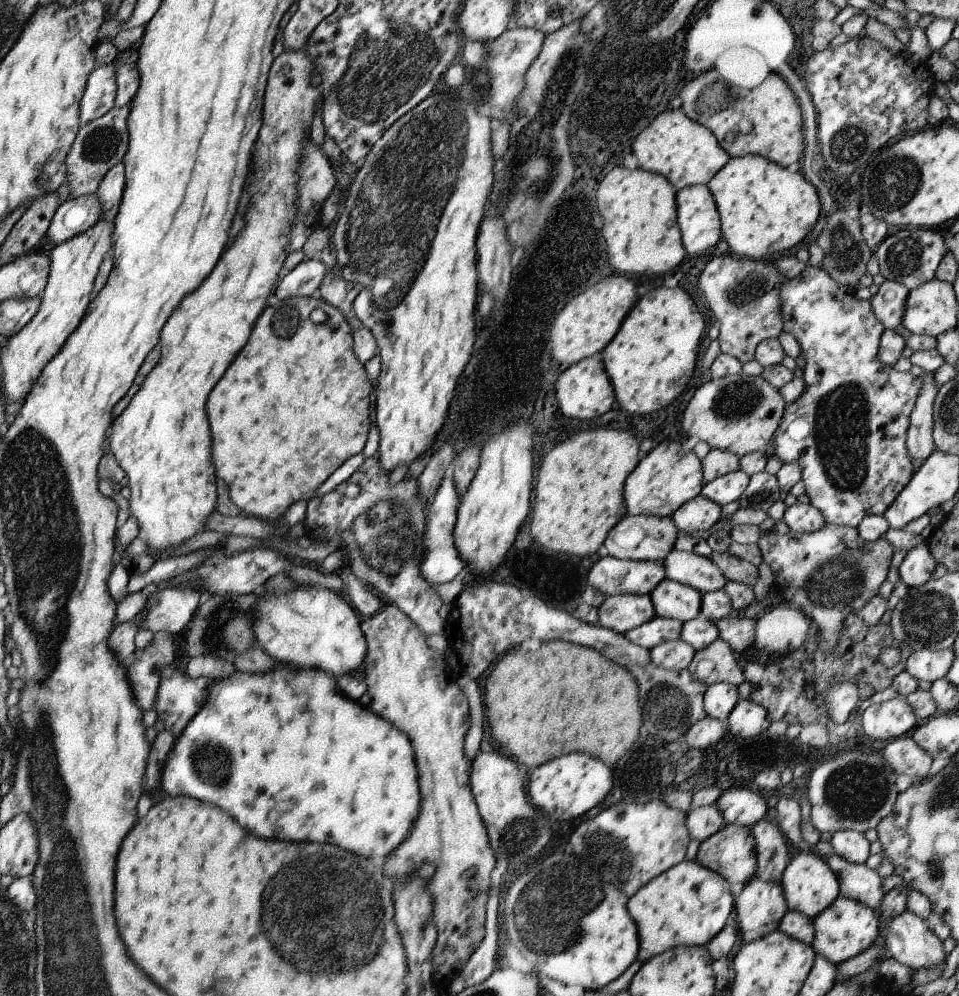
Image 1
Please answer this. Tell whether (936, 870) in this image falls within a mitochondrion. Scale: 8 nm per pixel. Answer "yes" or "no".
yes

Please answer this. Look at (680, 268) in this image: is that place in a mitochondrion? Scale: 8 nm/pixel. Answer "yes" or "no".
no

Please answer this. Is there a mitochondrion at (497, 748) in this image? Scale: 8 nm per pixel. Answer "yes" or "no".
no

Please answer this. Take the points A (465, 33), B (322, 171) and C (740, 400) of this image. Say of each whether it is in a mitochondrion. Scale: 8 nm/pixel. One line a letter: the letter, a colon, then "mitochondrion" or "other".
A: other
B: other
C: mitochondrion

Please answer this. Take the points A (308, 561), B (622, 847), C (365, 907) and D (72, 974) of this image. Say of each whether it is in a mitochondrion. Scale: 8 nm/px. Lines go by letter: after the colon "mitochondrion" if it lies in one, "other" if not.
A: other
B: mitochondrion
C: mitochondrion
D: mitochondrion

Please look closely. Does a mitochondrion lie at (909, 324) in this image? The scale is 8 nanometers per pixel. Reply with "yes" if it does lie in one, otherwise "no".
no

